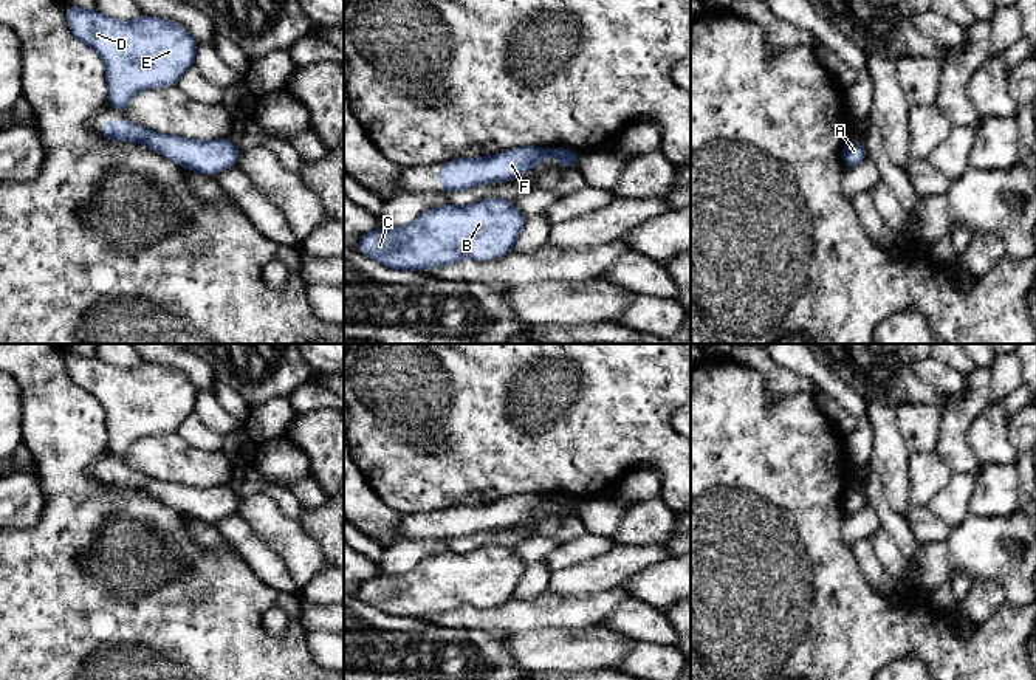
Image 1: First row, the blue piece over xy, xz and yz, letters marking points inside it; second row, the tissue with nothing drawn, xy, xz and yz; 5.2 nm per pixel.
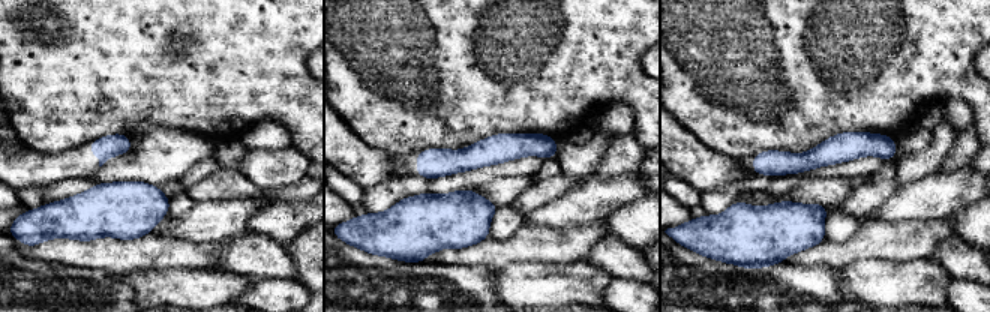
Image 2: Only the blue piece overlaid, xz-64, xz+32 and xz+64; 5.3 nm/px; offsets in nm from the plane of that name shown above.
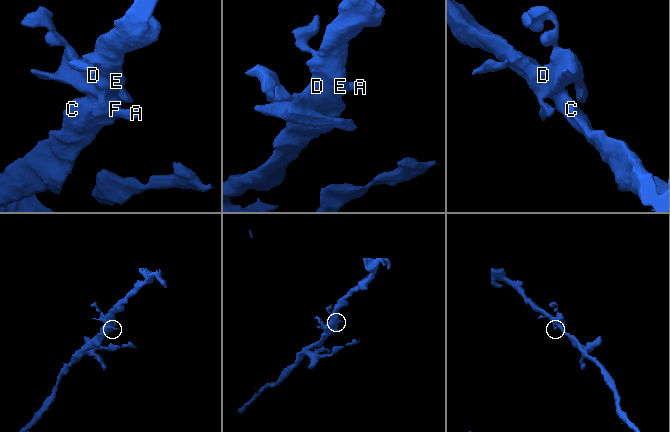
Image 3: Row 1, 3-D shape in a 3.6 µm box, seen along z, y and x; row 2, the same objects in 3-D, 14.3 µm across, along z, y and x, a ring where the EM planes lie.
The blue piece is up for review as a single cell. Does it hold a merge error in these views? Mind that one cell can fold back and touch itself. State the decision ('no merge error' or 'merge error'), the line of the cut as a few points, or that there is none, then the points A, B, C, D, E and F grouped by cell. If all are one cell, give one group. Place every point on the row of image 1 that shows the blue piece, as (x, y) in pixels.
no merge error | no cut | A B C D E F

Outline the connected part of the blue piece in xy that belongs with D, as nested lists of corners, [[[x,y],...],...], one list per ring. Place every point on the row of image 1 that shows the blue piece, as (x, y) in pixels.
[[[65,6],[71,34],[90,46],[104,62],[108,85],[108,105],[125,112],[133,94],[146,88],[177,85],[197,56],[197,42],[178,22],[142,14],[138,20],[124,22],[107,17],[96,9]]]

